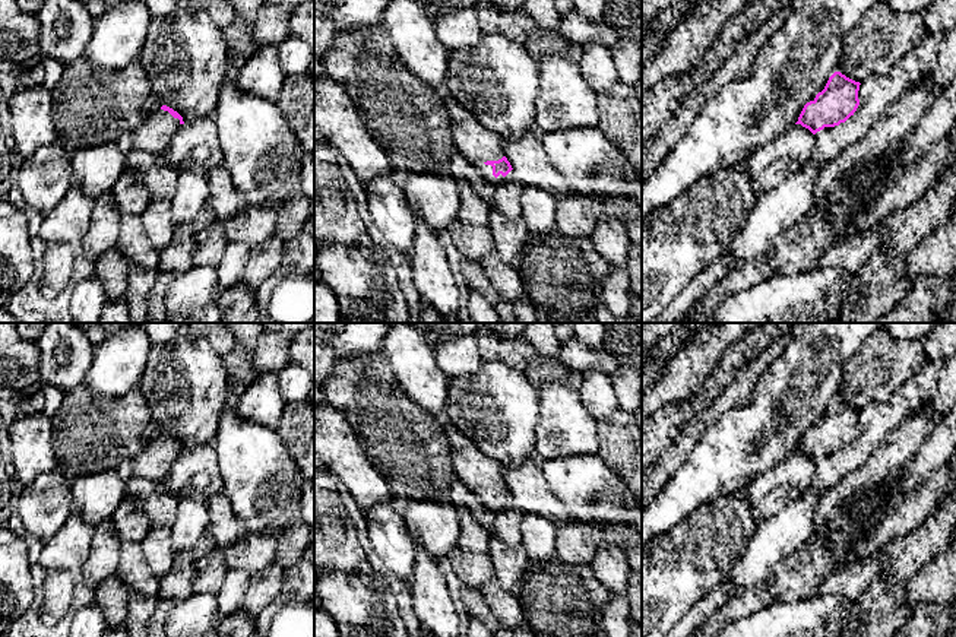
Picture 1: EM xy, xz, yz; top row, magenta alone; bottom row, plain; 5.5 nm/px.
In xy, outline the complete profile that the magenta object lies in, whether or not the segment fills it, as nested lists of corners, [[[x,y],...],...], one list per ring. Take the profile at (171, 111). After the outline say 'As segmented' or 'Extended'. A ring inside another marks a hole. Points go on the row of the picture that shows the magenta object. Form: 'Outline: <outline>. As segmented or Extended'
Outline: [[[162,105],[142,115],[132,130],[132,146],[156,156],[162,155],[181,124],[184,124],[183,117],[172,108]]]. Extended

